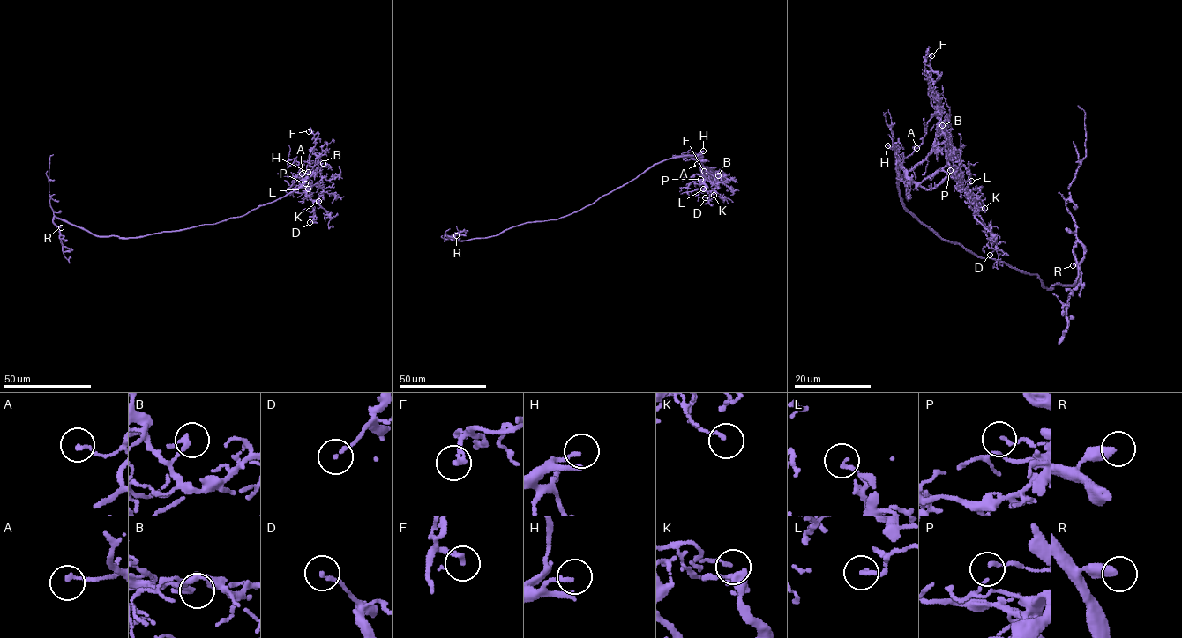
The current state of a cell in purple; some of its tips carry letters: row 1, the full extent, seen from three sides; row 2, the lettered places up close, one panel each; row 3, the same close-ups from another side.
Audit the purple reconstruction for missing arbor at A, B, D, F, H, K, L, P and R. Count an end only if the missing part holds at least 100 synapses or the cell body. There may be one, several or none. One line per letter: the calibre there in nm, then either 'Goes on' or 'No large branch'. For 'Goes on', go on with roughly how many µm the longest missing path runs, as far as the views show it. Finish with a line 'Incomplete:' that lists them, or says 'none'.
A: Thickness 150 nm. No large branch
B: Thickness 220 nm. No large branch
D: Thickness 150 nm. No large branch
F: Thickness 240 nm. No large branch
H: Thickness 170 nm. Goes on. Missing length about 30 µm
K: Thickness 130 nm. No large branch
L: Thickness 160 nm. No large branch
P: Thickness 130 nm. No large branch
R: Thickness 420 nm. No large branch
Incomplete: H

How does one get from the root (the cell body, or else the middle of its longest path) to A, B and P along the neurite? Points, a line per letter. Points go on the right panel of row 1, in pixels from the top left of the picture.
A: (1006, 264), (993, 258), (982, 258), (961, 244), (944, 240), (903, 206), (898, 189), (897, 166), (916, 148)
B: (1006, 264), (944, 240), (903, 206), (898, 179), (904, 181), (925, 158), (942, 125)
P: (1006, 264), (993, 258), (982, 258), (961, 244), (944, 240), (903, 206), (898, 179), (933, 189), (950, 170)

